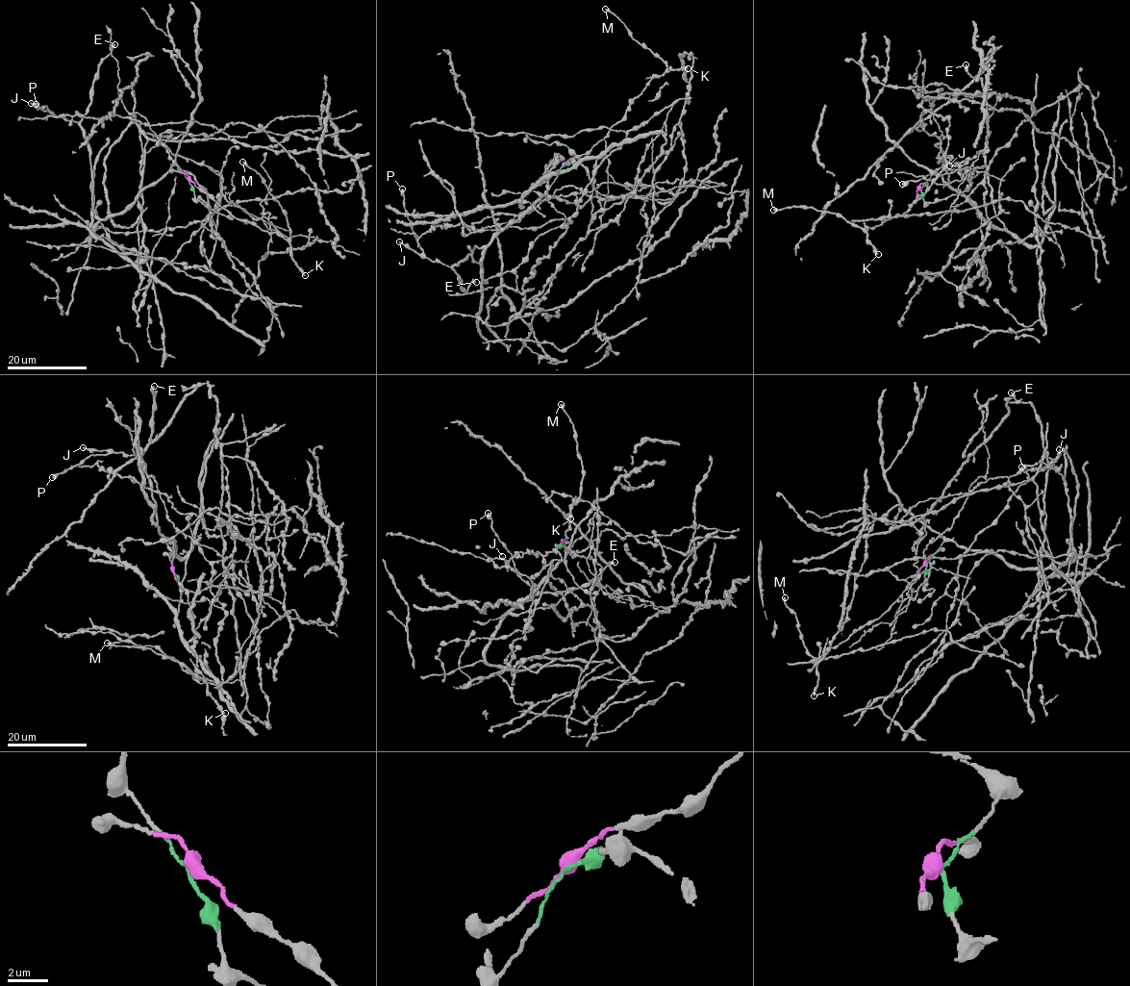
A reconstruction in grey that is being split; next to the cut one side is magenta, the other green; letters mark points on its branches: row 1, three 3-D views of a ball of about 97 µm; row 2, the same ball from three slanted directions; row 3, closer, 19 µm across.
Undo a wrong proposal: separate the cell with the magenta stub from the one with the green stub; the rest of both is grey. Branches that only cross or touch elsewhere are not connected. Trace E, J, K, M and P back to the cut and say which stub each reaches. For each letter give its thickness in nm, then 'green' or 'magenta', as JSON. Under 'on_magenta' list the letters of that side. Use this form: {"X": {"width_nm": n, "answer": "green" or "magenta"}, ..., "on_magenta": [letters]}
{"E": {"width_nm": 380, "answer": "green"}, "J": {"width_nm": 200, "answer": "green"}, "K": {"width_nm": 240, "answer": "magenta"}, "M": {"width_nm": 400, "answer": "magenta"}, "P": {"width_nm": 550, "answer": "green"}, "on_magenta": ["K", "M"]}

